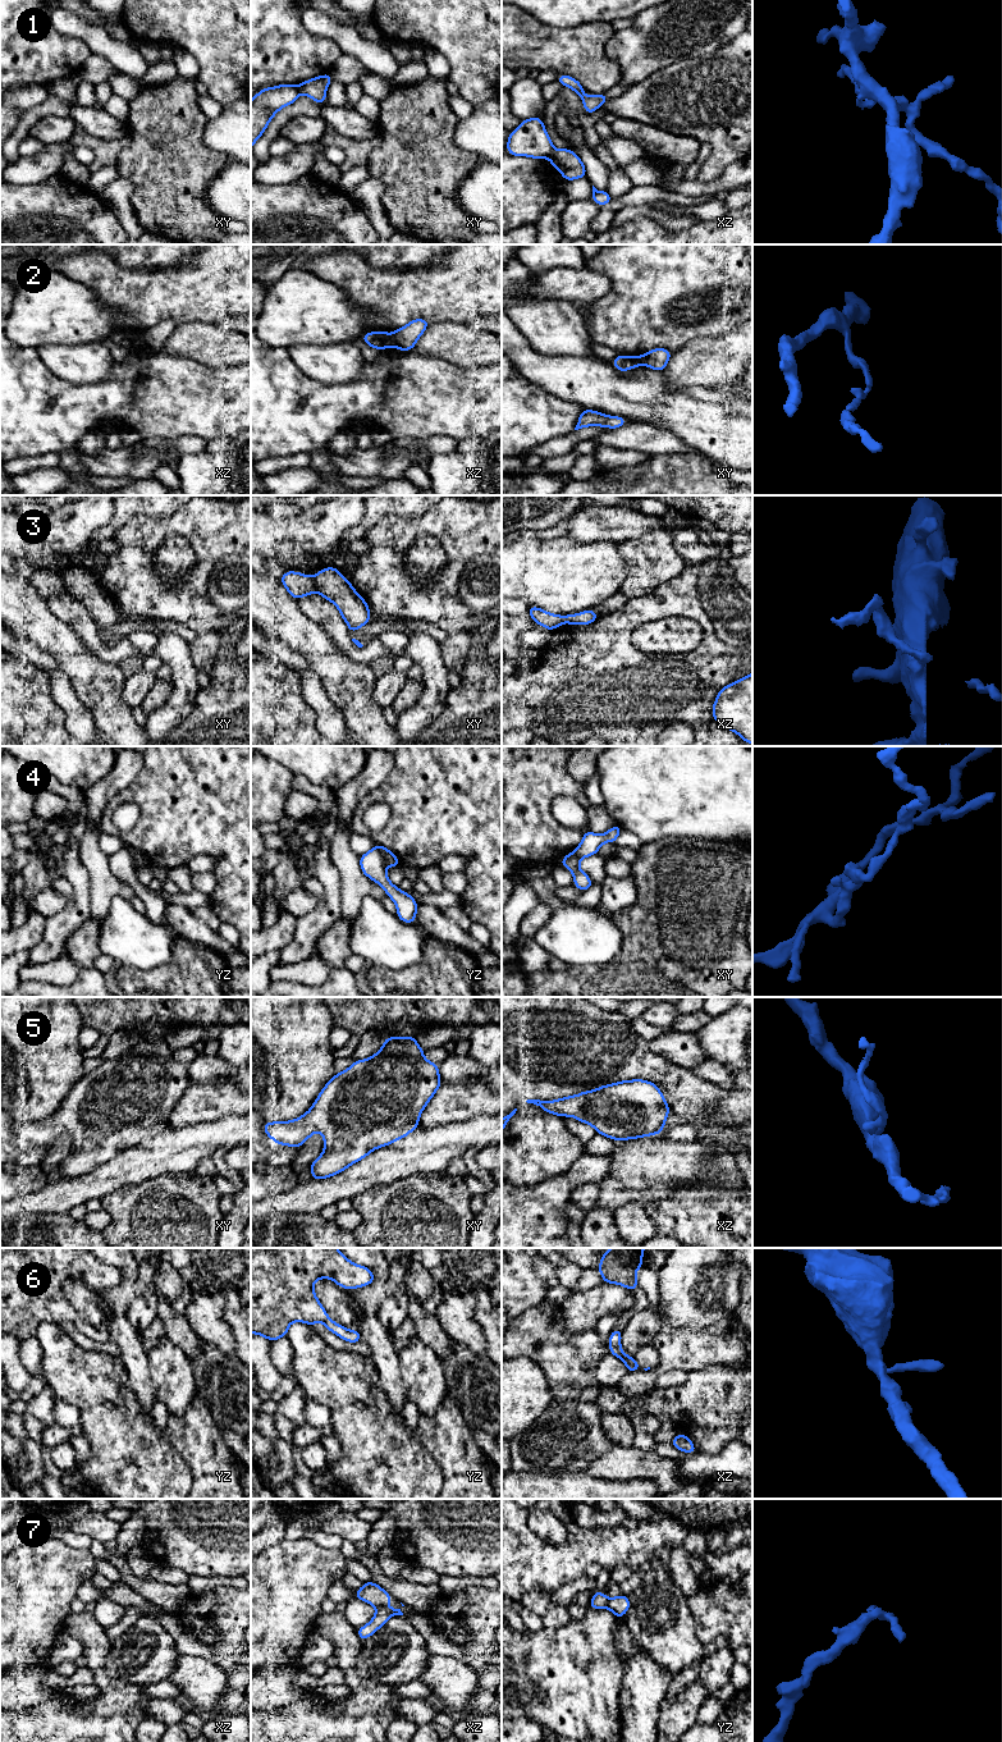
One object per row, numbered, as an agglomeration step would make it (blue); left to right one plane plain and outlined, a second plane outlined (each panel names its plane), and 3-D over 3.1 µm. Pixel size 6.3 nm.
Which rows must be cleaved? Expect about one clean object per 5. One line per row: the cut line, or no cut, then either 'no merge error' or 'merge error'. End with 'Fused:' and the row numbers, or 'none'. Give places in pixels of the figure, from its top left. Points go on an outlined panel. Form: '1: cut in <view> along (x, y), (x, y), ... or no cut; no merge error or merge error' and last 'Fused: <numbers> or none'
1: cut in xz along (554, 149), (548, 156); merge error
2: cut in xz along (389, 334), (394, 346); merge error
3: cut in xy along (312, 577), (315, 590); merge error
4: cut in yz along (375, 845), (387, 864); merge error
5: no cut; no merge error
6: no cut; no merge error
7: cut in xz along (384, 1604), (376, 1608); merge error
Fused: 1, 2, 3, 4, 7

